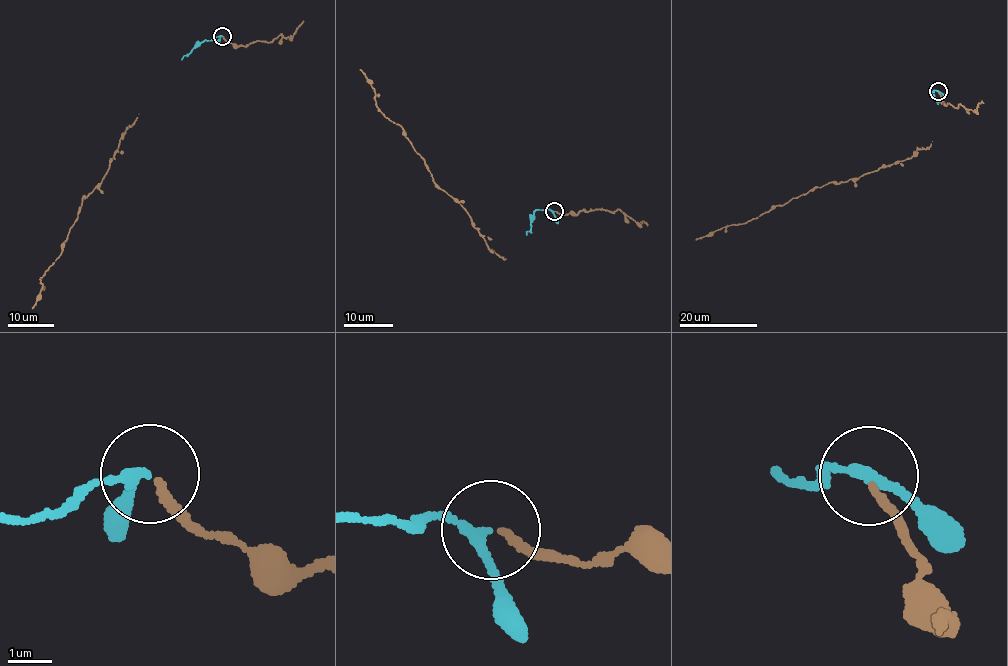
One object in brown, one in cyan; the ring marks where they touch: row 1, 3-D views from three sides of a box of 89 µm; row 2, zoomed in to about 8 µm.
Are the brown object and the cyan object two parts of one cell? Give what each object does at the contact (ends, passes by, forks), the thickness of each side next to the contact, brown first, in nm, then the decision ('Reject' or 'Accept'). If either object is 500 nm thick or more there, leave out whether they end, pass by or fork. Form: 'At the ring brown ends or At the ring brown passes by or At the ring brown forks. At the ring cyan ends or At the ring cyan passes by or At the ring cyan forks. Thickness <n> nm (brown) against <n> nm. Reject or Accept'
At the ring brown ends. At the ring cyan passes by. Thickness 180 nm (brown) against 240 nm. Accept

